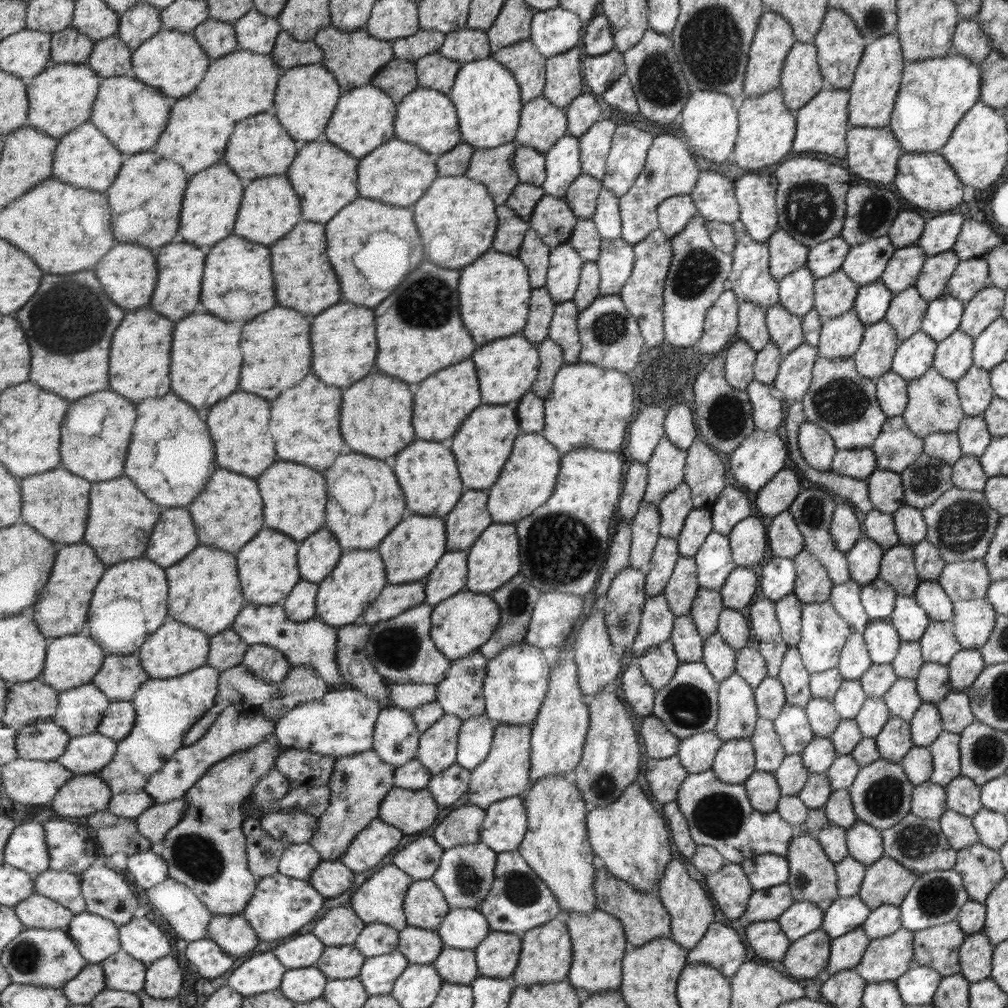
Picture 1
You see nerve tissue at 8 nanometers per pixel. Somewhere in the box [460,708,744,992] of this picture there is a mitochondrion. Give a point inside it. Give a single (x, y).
(520, 887)

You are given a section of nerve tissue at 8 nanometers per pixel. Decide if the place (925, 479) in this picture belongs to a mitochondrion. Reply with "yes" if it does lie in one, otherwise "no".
yes

